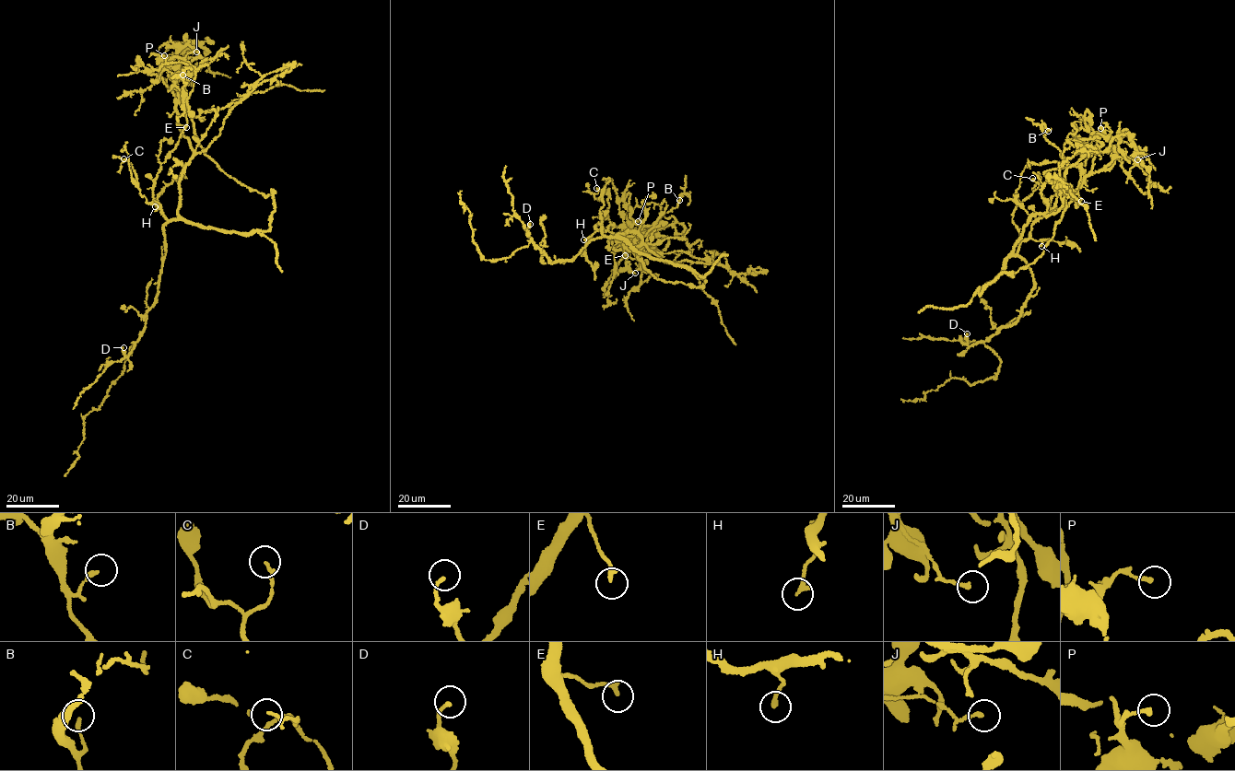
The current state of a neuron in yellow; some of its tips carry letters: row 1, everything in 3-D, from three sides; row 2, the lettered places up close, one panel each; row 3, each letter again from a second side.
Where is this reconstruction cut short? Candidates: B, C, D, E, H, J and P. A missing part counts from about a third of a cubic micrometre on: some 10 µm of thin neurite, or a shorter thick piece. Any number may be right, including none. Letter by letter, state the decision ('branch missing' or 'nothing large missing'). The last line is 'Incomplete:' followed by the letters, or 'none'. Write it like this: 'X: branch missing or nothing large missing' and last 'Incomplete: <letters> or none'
B: nothing large missing
C: nothing large missing
D: nothing large missing
E: nothing large missing
H: nothing large missing
J: nothing large missing
P: nothing large missing
Incomplete: none

